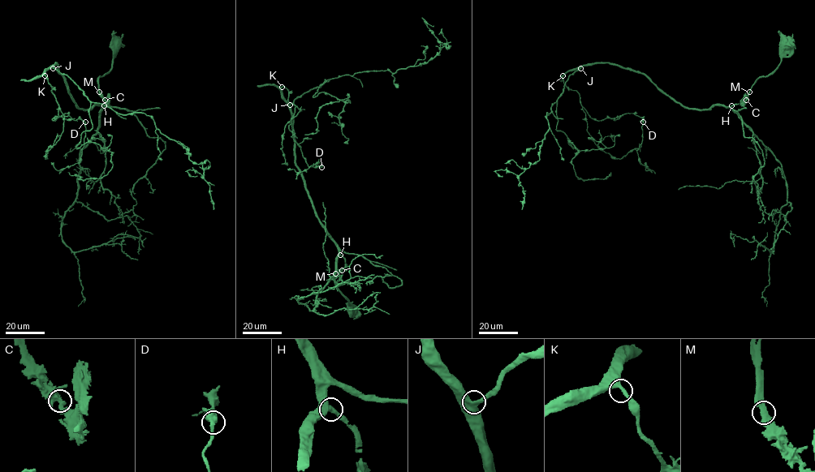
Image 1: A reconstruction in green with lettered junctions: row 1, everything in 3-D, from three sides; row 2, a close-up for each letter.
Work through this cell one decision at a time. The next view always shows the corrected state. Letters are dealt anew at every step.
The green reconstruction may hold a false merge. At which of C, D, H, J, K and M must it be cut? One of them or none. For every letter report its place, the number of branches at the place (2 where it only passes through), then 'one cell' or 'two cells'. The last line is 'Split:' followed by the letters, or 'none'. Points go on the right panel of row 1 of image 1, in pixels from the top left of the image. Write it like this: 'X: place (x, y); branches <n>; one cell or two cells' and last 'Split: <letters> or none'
C: place (746, 100); branches 2; one cell
D: place (643, 122); branches 2; one cell
H: place (731, 105); branches 2; one cell
J: place (580, 68); branches 2; one cell
K: place (562, 75); branches 2; one cell
M: place (749, 92); branches 2; one cell
Split: none

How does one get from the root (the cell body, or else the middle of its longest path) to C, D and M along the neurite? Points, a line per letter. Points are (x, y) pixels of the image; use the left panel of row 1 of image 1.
C: (115, 45), (118, 52), (112, 68), (98, 78), (98, 90), (105, 100)
D: (115, 45), (98, 78), (103, 107), (80, 109), (57, 65), (45, 70), (52, 120), (85, 122)
M: (115, 45), (118, 52), (112, 68), (99, 77), (99, 92)

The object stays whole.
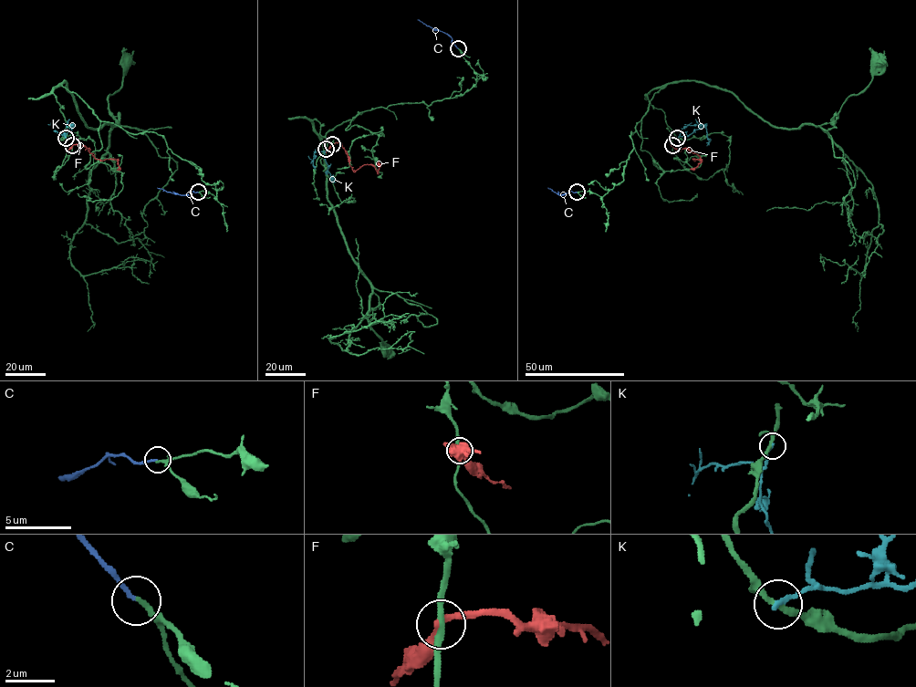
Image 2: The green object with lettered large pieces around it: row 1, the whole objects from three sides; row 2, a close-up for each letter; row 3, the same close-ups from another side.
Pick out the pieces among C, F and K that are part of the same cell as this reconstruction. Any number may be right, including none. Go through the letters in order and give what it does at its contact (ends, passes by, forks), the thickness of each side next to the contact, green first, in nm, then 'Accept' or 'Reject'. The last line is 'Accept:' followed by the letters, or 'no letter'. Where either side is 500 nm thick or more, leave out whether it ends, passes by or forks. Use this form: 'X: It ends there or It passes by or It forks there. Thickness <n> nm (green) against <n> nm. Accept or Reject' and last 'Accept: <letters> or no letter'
C: It ends there. Thickness 200 nm (green) against 180 nm. Reject
F: It passes by. Thickness 220 nm (green) against 240 nm. Reject
K: It ends there. Thickness 240 nm (green) against 200 nm. Reject
Accept: no letter

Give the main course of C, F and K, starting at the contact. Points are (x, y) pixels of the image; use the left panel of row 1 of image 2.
C: (198, 192), (174, 193), (157, 188)
F: (72, 145), (84, 146), (96, 159), (116, 159), (118, 168)
K: (66, 138), (70, 127), (73, 139), (69, 146)

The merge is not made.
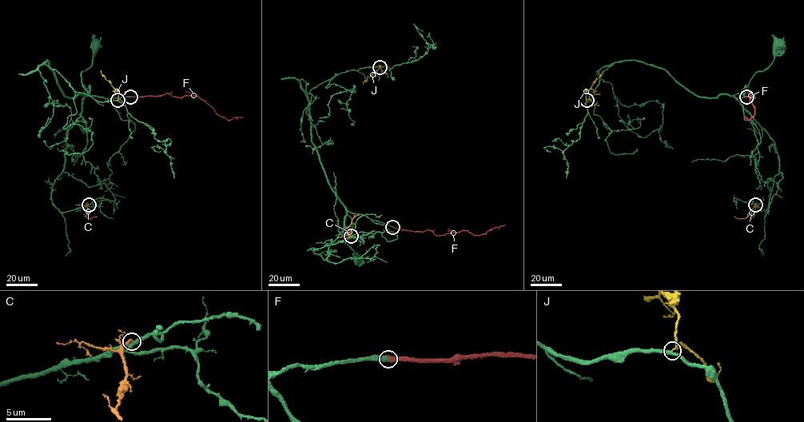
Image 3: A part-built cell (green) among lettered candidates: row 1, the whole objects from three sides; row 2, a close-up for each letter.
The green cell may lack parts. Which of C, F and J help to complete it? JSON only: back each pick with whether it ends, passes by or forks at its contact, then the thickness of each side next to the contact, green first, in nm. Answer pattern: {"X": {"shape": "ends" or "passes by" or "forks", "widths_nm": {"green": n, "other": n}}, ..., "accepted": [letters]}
{"F": {"shape": "ends", "widths_nm": {"green": 420, "other": 400}}, "J": {"shape": "passes by", "widths_nm": {"green": 300, "other": 170}}, "accepted": ["F", "J"]}

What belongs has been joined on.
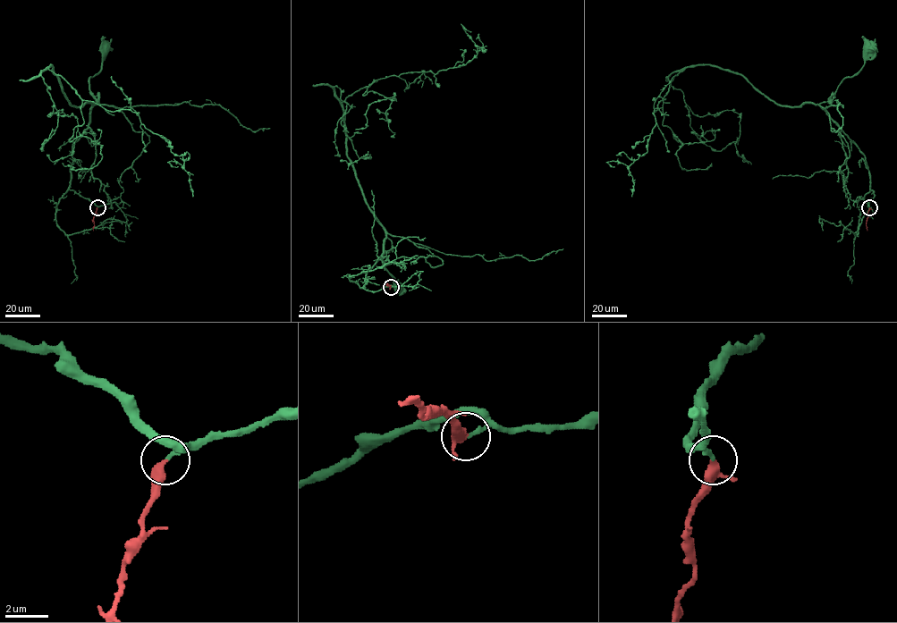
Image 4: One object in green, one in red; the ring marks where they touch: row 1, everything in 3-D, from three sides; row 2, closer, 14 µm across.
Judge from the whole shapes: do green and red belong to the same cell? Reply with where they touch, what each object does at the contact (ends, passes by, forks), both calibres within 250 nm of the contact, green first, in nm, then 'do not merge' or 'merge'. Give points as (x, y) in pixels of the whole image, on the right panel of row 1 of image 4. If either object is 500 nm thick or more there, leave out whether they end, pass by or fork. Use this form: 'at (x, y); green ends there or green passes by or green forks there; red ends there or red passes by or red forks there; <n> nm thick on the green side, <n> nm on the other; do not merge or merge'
at (869, 207); green ends there; red passes by; 180 nm thick on the green side, 320 nm on the other; merge

